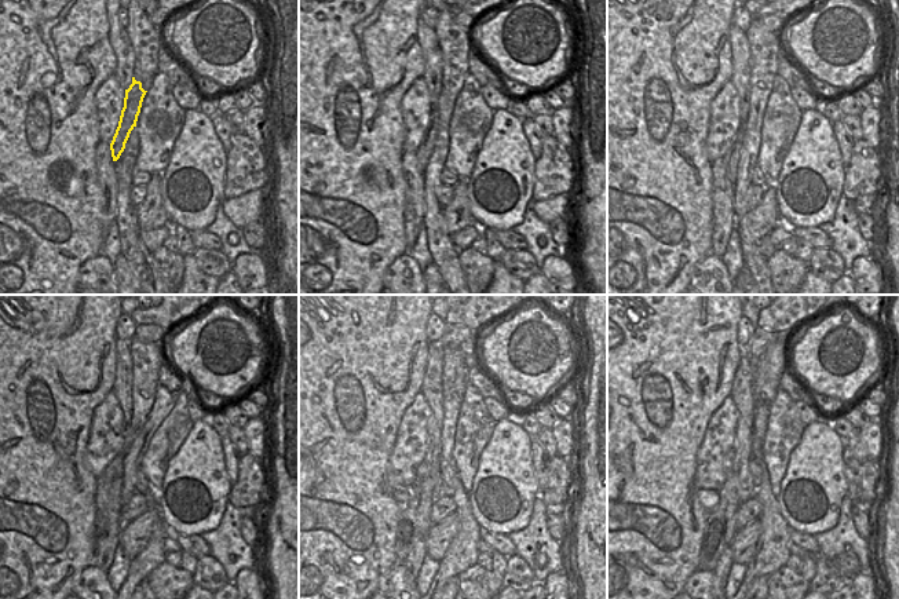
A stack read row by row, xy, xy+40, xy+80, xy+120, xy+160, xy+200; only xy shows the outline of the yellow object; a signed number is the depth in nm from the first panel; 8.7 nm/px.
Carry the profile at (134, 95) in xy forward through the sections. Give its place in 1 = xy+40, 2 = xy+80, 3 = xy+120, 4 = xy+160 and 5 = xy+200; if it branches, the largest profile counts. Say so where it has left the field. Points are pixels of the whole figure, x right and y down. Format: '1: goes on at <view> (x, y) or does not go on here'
1: goes on at xy+40 (424, 150)
2: goes on at xy+80 (730, 160)
3: goes on at xy+120 (110, 512)
4: goes on at xy+160 (415, 522)
5: goes on at xy+200 (720, 528)

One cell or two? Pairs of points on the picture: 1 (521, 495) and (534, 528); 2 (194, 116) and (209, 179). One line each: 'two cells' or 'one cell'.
1: two cells
2: one cell

